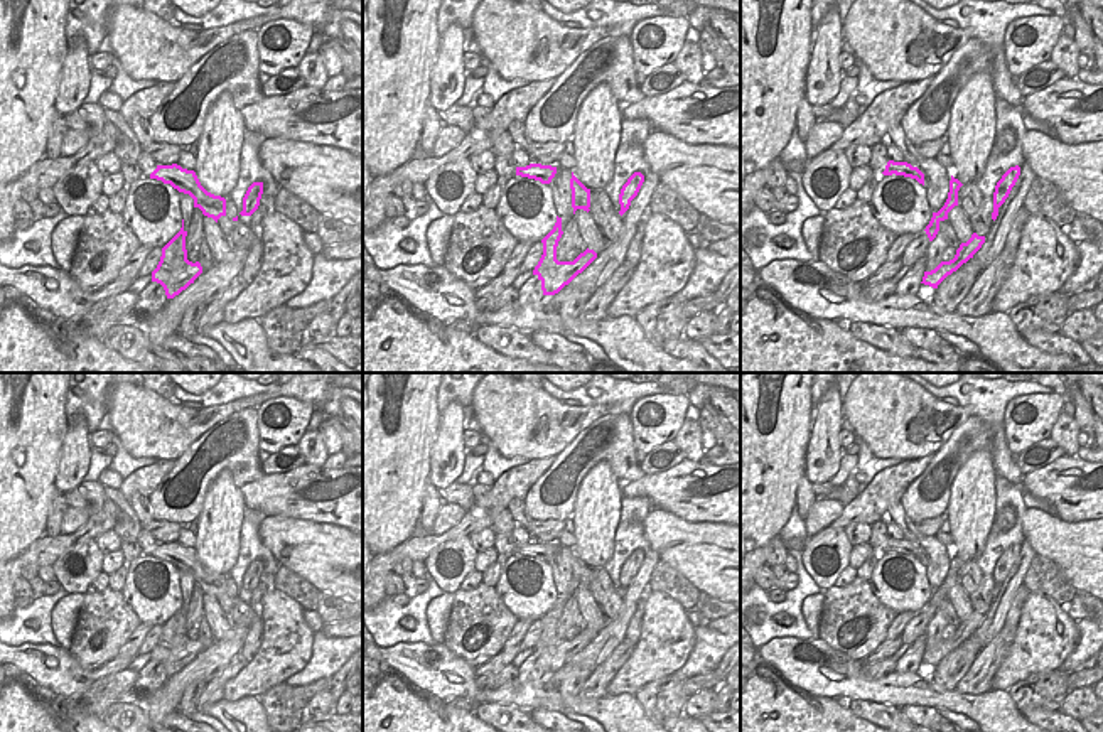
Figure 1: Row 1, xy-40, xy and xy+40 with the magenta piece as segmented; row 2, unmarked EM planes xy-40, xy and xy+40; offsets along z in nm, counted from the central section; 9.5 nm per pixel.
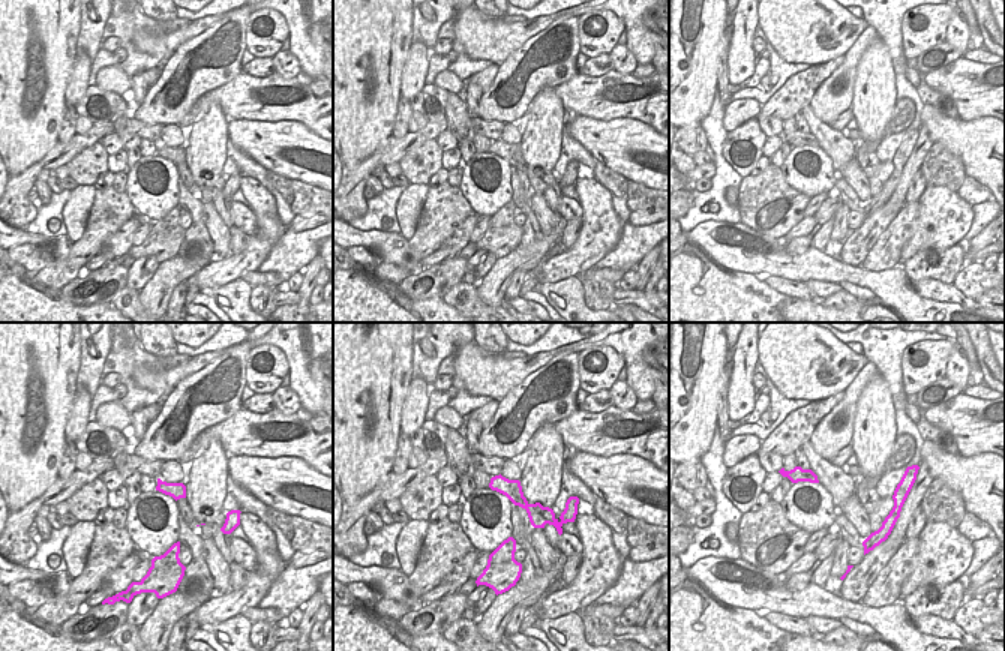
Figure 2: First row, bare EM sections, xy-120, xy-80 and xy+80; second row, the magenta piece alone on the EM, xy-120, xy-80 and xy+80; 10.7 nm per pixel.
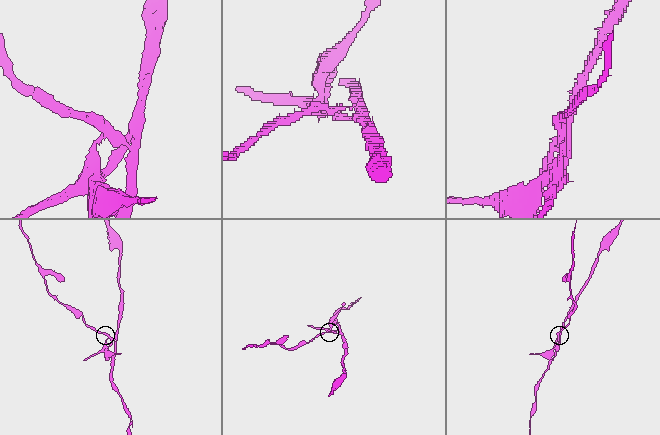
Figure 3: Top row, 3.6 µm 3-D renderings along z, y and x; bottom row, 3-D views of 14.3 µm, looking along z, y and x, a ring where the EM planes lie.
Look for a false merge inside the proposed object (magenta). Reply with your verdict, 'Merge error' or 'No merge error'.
Merge error

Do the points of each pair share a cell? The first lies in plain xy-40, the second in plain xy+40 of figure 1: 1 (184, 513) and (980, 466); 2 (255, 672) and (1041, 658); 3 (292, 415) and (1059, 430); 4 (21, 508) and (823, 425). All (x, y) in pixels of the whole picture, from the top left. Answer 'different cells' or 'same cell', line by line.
1: different cells
2: same cell
3: different cells
4: different cells

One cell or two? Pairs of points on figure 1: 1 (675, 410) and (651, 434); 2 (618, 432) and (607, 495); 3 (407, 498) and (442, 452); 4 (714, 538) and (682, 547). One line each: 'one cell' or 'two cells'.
1: one cell
2: two cells
3: two cells
4: one cell

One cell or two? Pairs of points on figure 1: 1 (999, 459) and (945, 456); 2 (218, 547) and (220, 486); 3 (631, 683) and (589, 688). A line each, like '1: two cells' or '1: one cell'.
1: one cell
2: one cell
3: two cells

